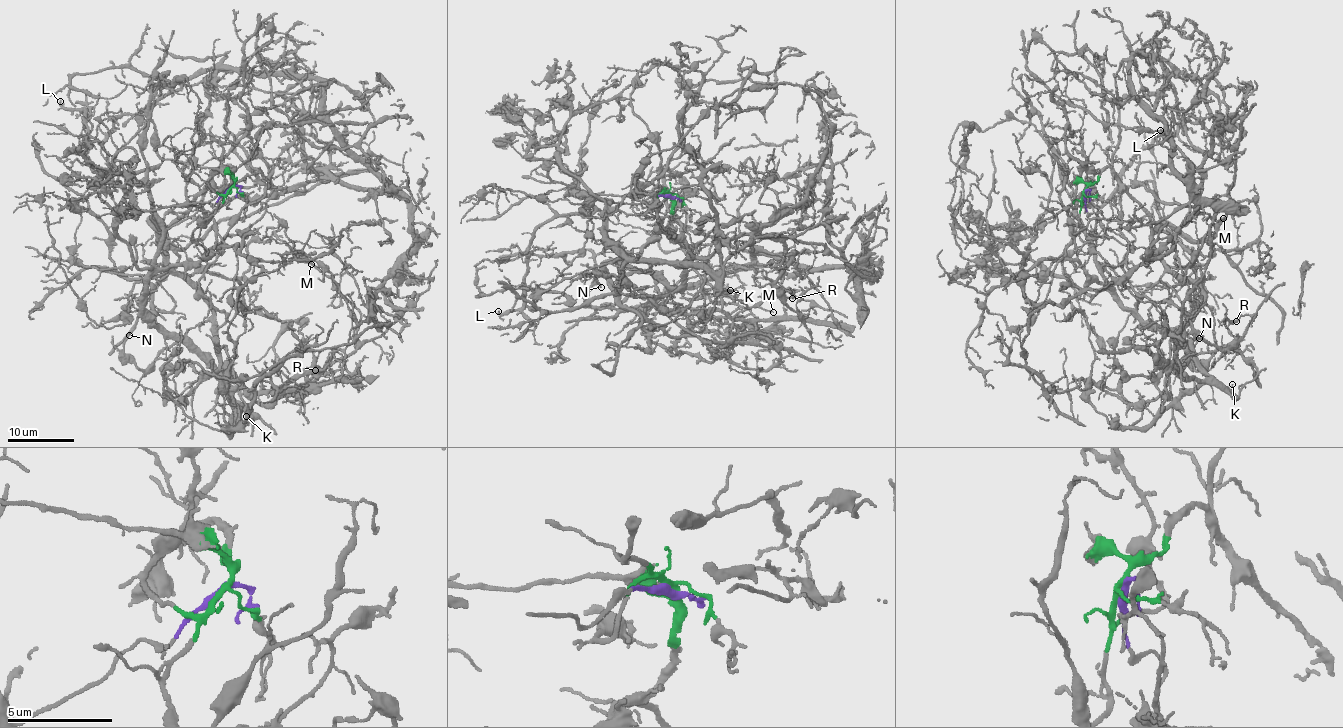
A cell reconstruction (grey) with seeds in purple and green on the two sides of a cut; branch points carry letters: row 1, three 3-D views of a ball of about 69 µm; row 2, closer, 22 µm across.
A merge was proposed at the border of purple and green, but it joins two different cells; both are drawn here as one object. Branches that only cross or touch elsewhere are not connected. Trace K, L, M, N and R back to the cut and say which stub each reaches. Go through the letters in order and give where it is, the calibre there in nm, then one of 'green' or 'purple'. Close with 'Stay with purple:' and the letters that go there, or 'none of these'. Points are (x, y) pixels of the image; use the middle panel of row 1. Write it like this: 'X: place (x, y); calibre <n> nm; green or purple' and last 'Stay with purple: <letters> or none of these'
K: place (730, 290); calibre 70 nm; purple
L: place (498, 311); calibre 100 nm; purple
M: place (773, 312); calibre 110 nm; green
N: place (601, 287); calibre 140 nm; green
R: place (792, 298); calibre 110 nm; green
Stay with purple: K, L

